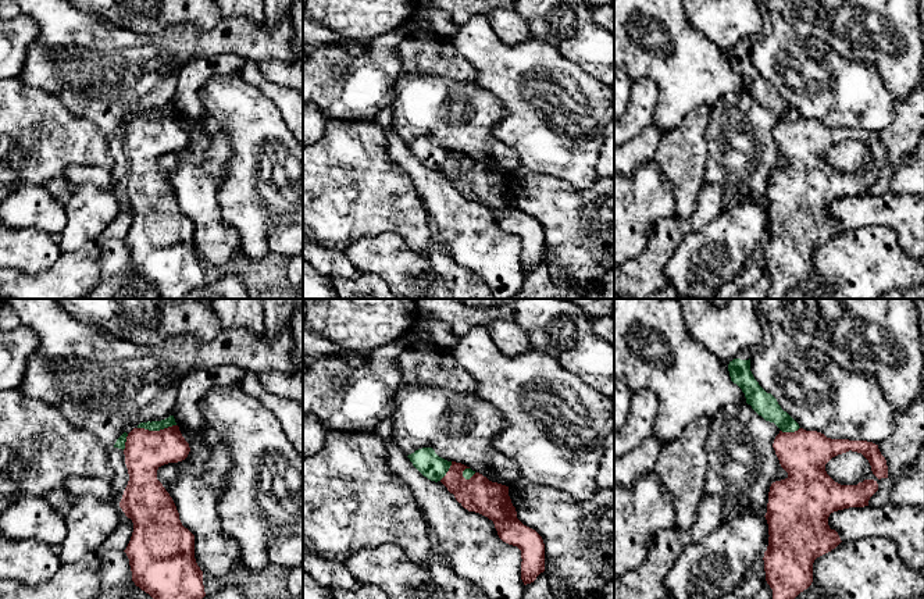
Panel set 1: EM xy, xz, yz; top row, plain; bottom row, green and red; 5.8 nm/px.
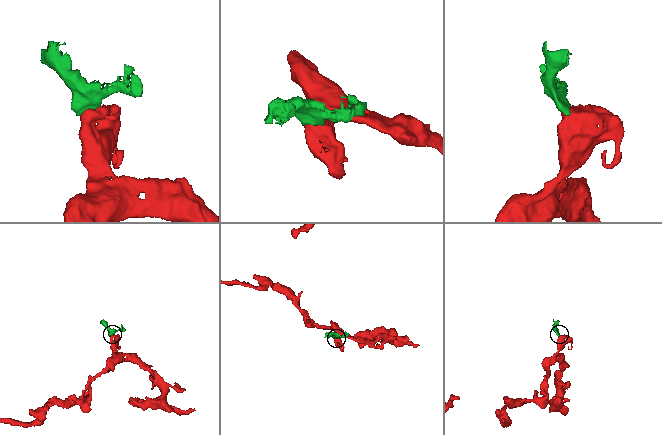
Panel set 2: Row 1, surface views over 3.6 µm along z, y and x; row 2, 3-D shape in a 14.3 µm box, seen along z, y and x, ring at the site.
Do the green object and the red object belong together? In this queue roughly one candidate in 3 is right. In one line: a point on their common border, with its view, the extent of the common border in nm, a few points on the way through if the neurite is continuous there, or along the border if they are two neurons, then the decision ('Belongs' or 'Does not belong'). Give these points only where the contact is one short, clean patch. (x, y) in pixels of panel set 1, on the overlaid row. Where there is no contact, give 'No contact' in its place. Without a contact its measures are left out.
Touches green at xy (156, 430). Shared border 220 nm. Boundary: xy (175, 424), (159, 430), (138, 428). Does not belong

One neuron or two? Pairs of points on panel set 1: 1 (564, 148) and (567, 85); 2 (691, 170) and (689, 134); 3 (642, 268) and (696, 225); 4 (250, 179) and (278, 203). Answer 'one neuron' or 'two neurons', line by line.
1: one neuron
2: one neuron
3: one neuron
4: one neuron

